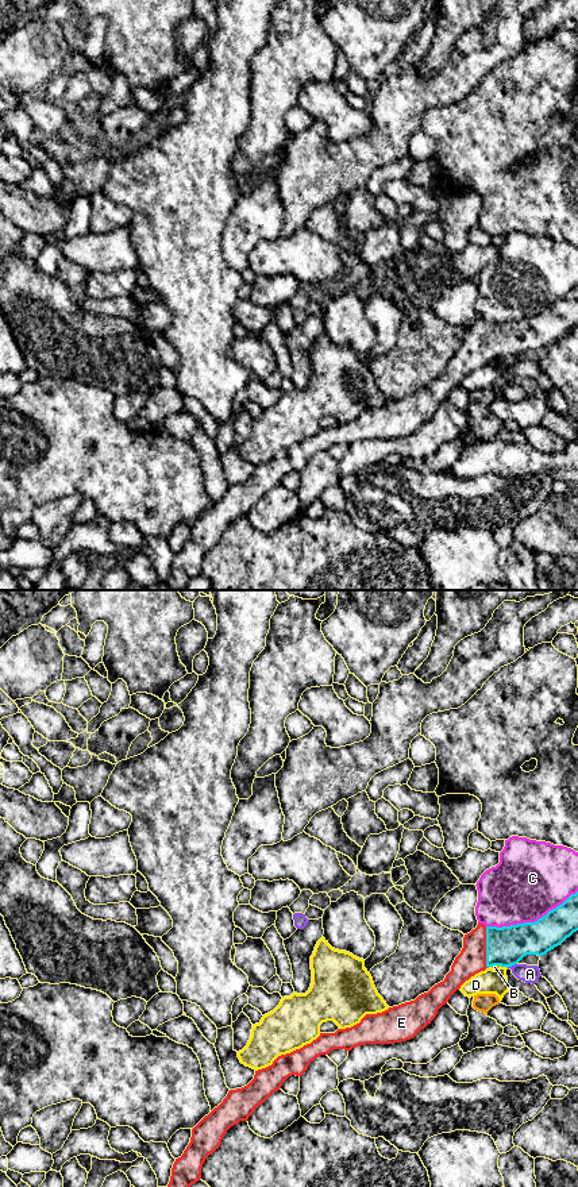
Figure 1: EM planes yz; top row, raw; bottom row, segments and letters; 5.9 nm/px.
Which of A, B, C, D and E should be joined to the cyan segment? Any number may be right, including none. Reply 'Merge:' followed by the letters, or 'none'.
Merge: E

